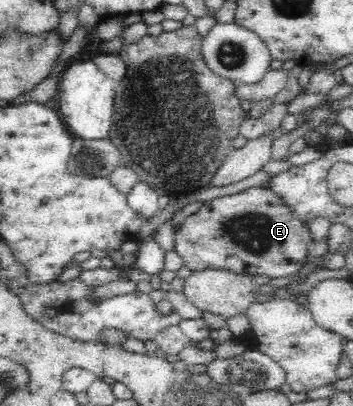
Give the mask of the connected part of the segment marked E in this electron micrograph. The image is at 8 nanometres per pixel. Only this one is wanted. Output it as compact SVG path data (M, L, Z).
M250 187L231 195L215 197L204 202L196 213L184 219L175 229L174 255L179 255L185 264L185 272L205 269L223 269L233 273L265 275L265 277L289 277L301 267L313 261L307 258L308 246L312 243L312 232L308 223L301 222L299 216L283 202L277 192L264 187Z

